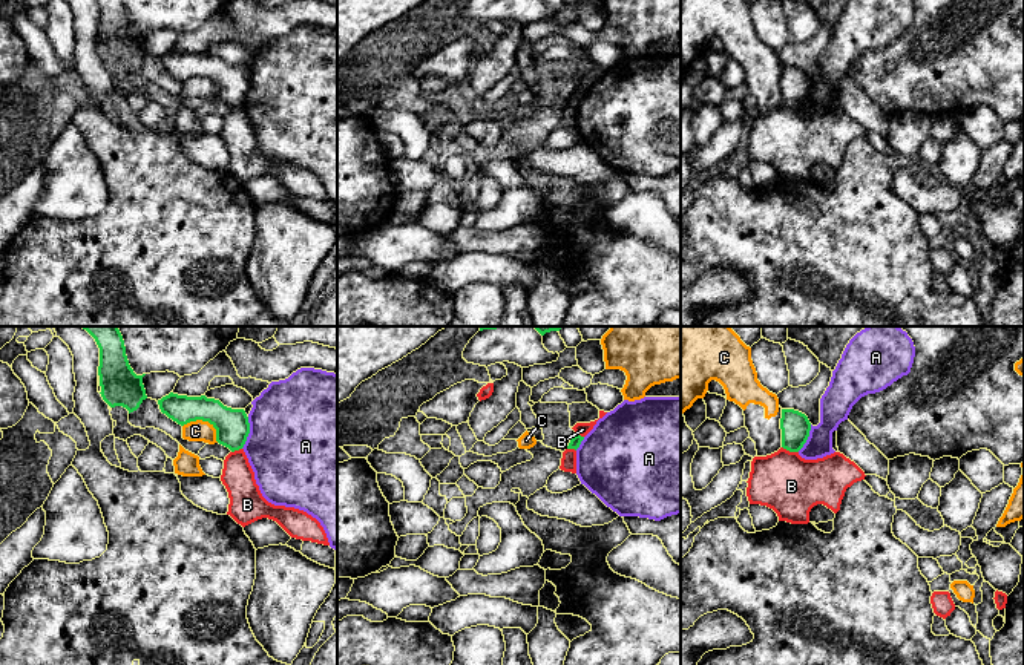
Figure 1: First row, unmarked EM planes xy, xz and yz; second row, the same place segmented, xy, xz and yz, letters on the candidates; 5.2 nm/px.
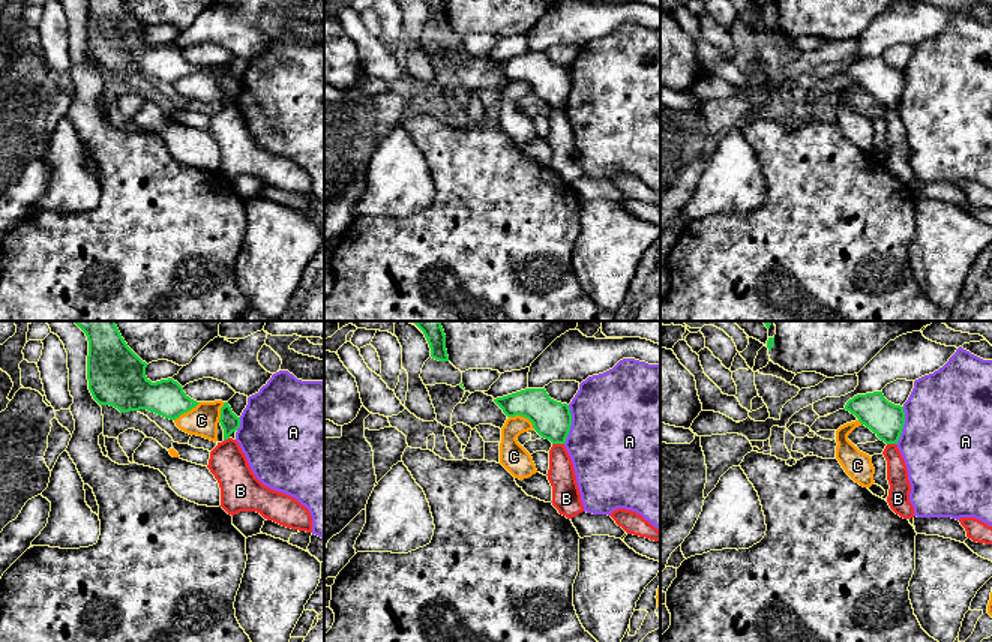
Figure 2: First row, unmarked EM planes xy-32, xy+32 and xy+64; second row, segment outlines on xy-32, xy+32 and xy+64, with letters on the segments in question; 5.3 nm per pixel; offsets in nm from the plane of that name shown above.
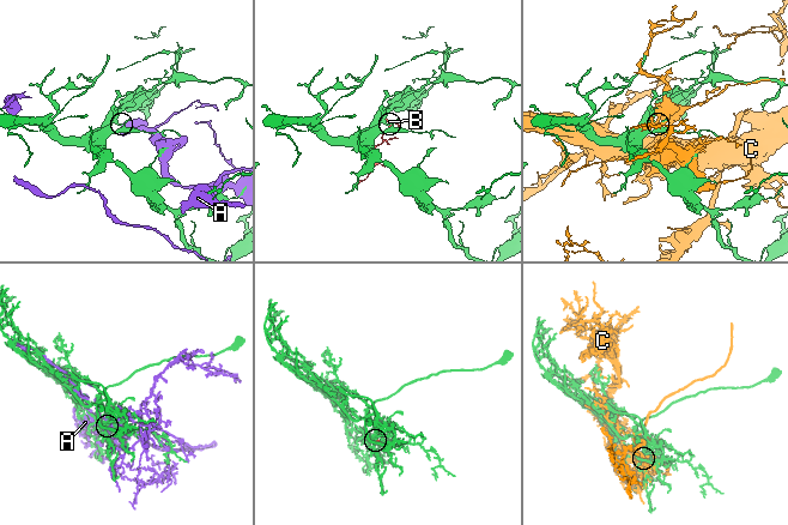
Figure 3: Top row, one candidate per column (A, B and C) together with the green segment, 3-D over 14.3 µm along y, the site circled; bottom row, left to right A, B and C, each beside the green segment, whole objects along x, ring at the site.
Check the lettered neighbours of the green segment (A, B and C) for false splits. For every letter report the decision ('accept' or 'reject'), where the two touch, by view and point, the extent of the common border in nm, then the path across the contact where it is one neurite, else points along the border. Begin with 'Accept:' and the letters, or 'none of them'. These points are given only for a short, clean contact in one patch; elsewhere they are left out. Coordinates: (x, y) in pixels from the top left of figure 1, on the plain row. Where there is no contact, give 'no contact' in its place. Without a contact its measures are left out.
Accept: none of them
A: reject | xy (249, 89) | 170 nm
B: reject | yz (790, 108) | 90 nm | along yz (782, 103), (797, 109)
C: reject | xy (206, 77) | 220 nm

